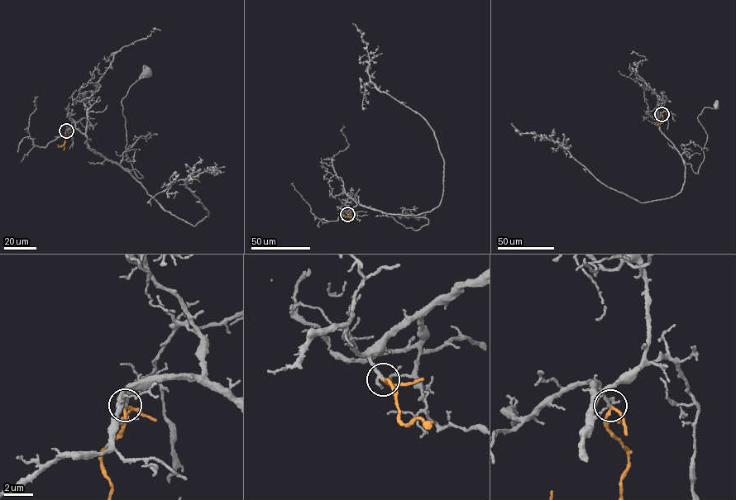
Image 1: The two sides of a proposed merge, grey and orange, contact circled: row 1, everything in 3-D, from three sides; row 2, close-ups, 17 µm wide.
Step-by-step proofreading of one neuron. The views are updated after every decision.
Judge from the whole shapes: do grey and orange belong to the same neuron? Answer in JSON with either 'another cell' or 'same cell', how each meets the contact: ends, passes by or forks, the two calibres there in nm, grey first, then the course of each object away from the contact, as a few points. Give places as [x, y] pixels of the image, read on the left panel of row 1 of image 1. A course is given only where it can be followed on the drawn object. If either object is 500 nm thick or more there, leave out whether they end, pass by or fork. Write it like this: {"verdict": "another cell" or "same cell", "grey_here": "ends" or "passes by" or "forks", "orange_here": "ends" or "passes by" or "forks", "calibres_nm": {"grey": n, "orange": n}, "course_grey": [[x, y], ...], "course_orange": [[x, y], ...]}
{"verdict": "same cell", "grey_here": "passes by", "orange_here": "forks", "calibres_nm": {"grey": 200, "orange": 150}, "course_grey": [[67, 130], [76, 128], [88, 147], [142, 177], [137, 177], [125, 152], [121, 102], [131, 85], [148, 73]], "course_orange": [[66, 130], [65, 141], [60, 146], [57, 145]]}

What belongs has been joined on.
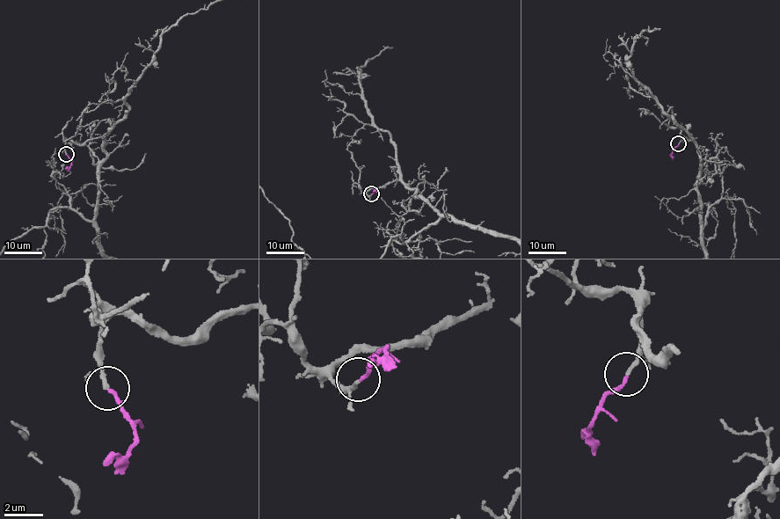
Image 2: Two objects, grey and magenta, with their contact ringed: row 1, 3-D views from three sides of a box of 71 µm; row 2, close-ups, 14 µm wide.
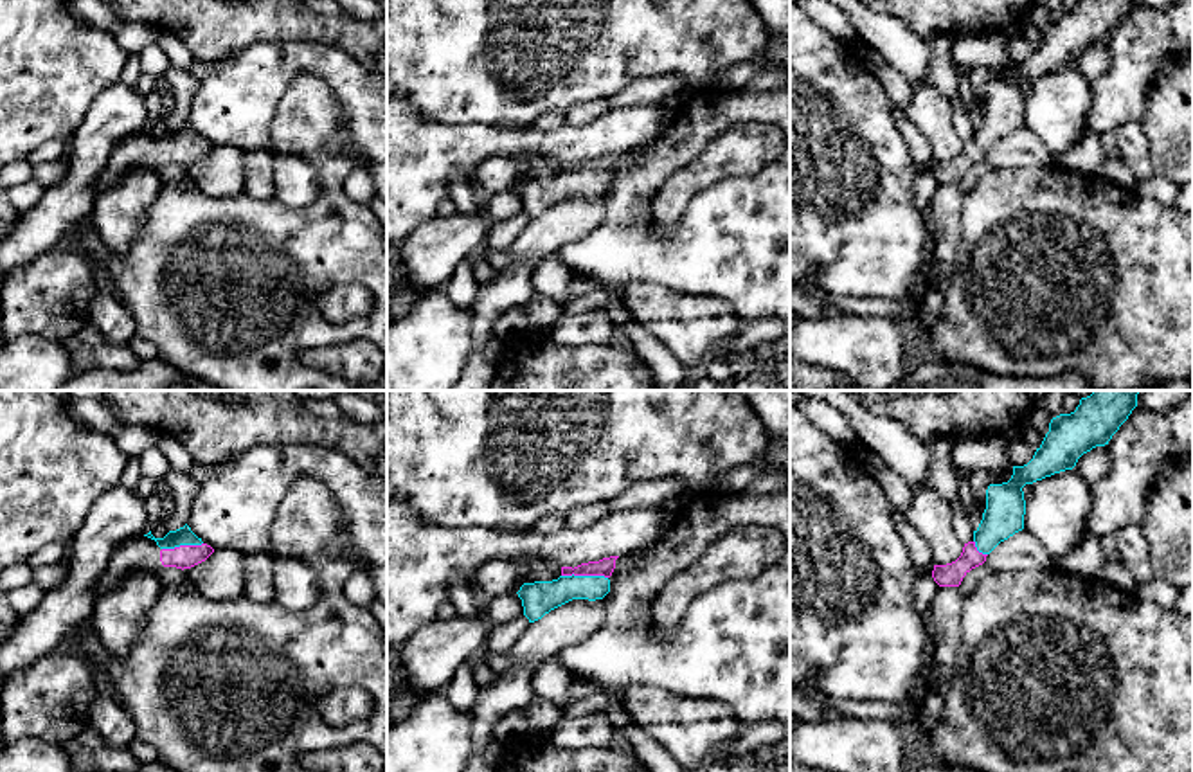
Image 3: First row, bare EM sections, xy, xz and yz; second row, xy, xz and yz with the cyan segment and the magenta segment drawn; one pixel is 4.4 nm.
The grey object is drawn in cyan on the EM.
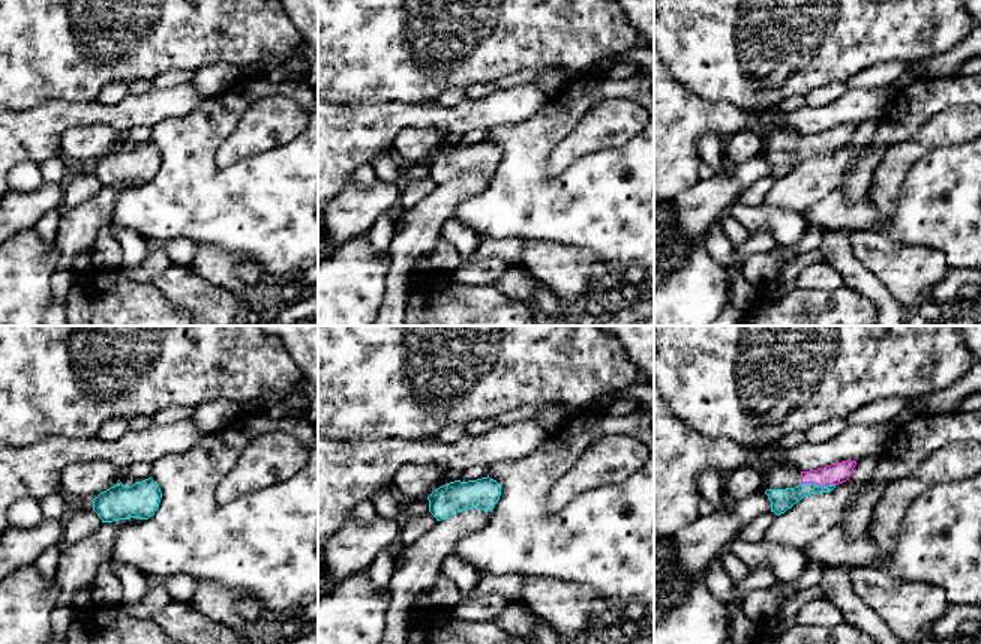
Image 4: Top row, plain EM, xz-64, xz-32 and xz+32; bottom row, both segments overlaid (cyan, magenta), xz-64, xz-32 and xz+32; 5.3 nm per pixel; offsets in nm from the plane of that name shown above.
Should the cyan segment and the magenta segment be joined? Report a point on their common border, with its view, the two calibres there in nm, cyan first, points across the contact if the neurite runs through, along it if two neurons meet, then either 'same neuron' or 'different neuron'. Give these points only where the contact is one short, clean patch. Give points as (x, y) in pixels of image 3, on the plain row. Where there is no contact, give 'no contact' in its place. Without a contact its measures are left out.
xz (585, 173) | 150/80 nm | across xz (538, 195), (555, 191), (585, 173), (603, 164) | same neuron

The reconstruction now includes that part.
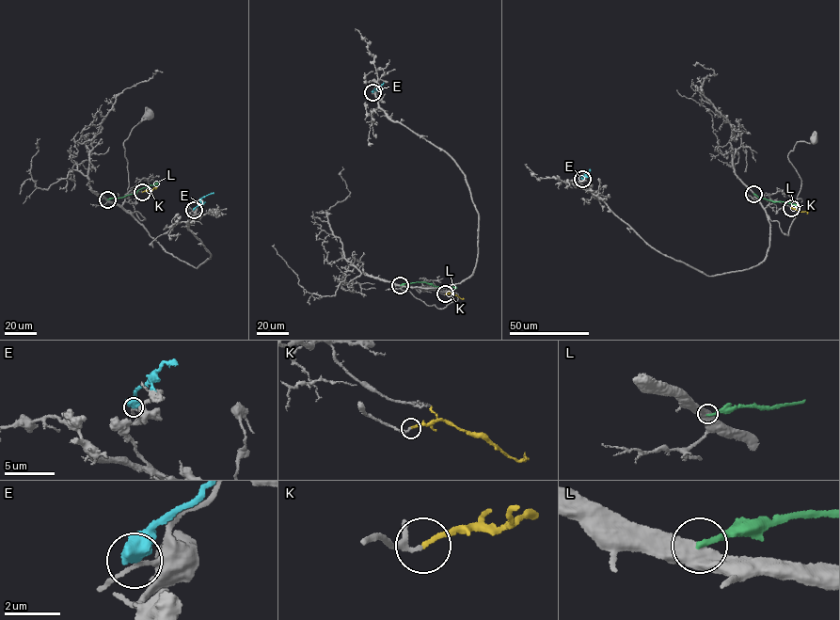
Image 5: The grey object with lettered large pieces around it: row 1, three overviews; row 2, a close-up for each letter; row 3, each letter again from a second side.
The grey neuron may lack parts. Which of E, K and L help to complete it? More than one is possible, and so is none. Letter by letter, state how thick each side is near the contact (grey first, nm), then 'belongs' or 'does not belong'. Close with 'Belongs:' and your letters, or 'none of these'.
E: 110/700 nm | does not belong
K: 150/160 nm | belongs
L: 600/180 nm | does not belong
Belongs: K

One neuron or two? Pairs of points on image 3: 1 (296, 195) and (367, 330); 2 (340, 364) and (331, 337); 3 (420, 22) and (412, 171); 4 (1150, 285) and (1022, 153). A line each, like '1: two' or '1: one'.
1: two
2: two
3: two
4: two

